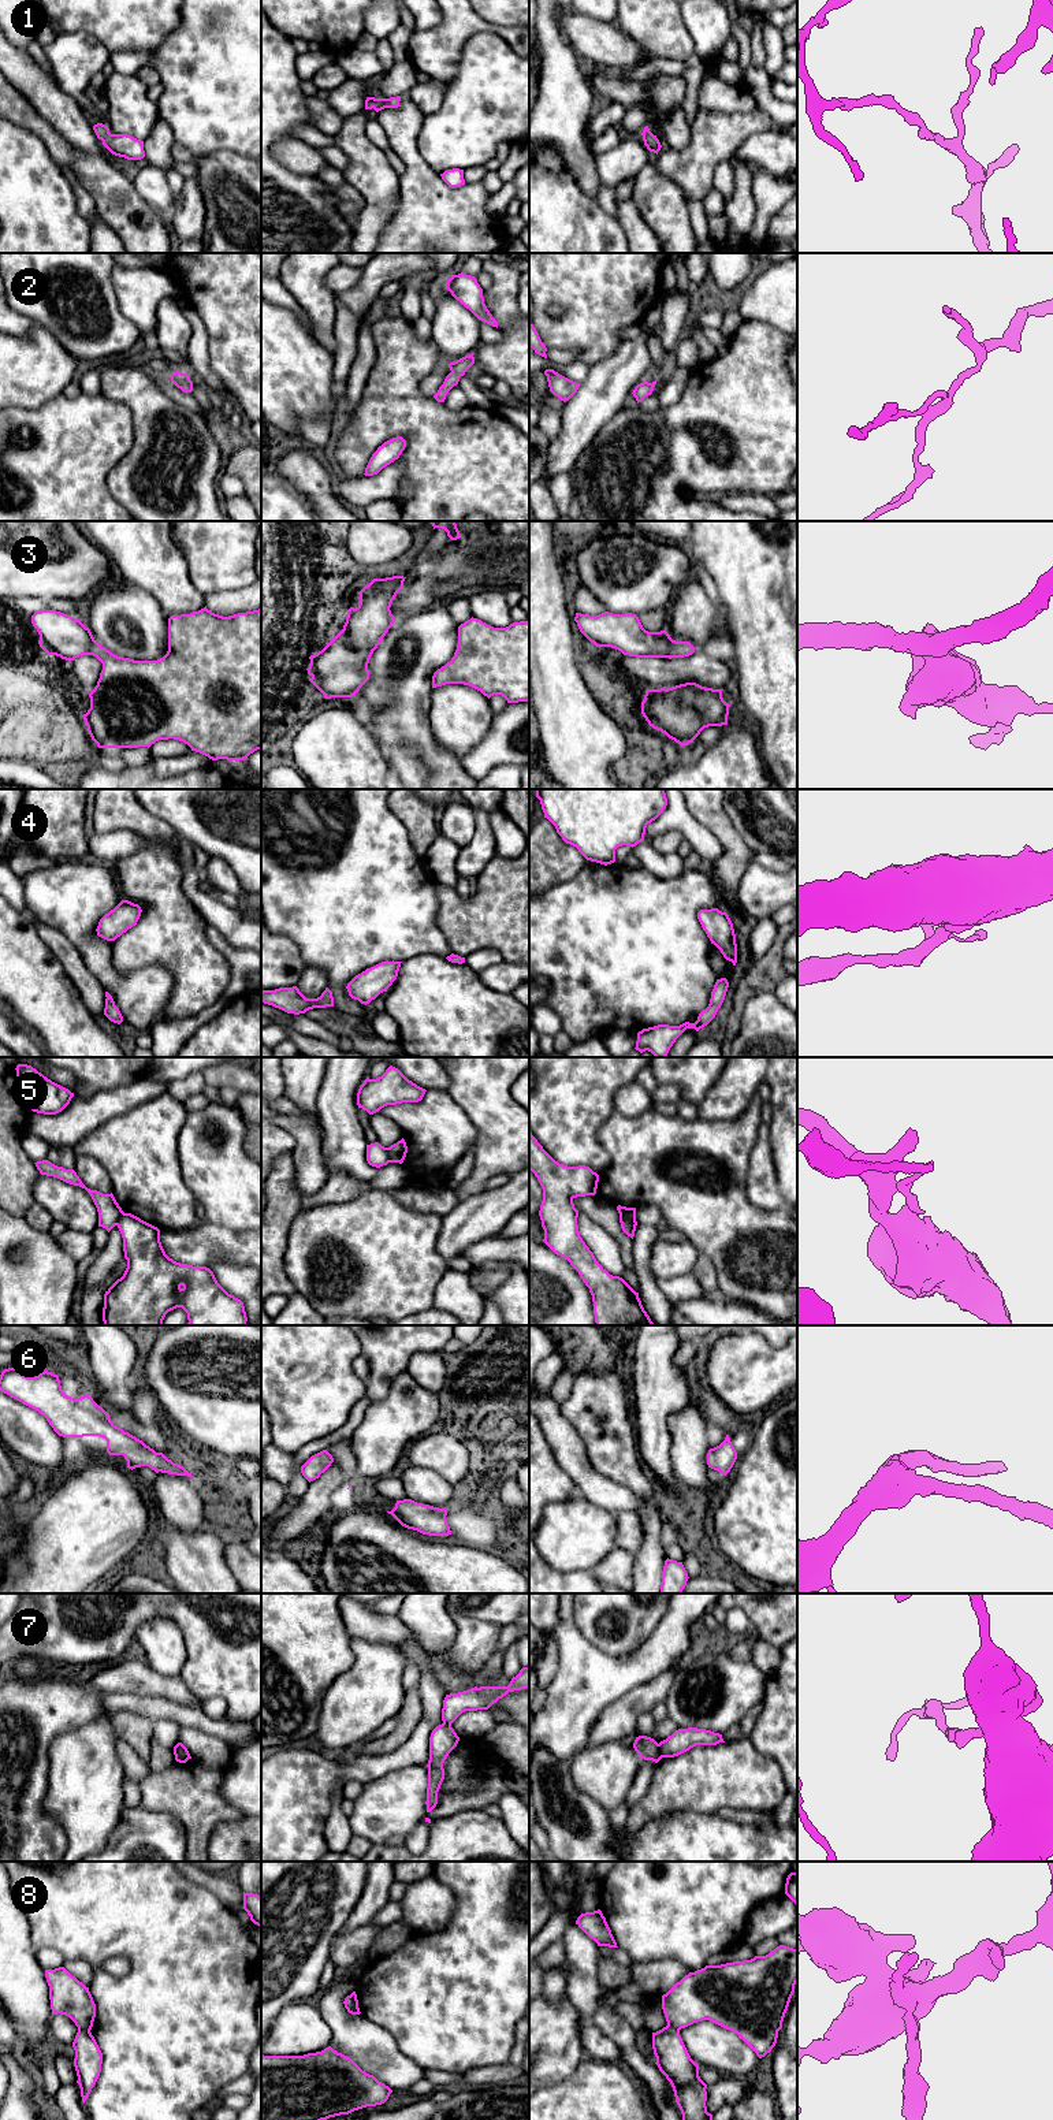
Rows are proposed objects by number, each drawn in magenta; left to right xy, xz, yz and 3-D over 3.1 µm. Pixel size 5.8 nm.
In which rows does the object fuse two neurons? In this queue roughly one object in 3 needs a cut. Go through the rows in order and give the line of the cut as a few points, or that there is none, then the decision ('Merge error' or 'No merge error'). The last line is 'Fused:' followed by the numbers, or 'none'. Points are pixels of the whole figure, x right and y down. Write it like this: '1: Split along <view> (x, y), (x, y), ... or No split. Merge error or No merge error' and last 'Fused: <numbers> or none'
1: No split. No merge error
2: No split. No merge error
3: No split. No merge error
4: No split. No merge error
5: Split along yz (620, 1216), (635, 1226). Merge error
6: No split. No merge error
7: Split along yz (658, 1744), (661, 1758). Merge error
8: Split along xy (78, 2027), (89, 2030). Merge error
Fused: 5, 7, 8

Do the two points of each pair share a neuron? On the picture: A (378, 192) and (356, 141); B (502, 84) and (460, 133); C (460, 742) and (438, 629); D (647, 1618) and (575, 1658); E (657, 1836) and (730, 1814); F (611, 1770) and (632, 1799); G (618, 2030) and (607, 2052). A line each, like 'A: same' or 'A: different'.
A: same
B: same
C: different
D: different
E: different
F: different
G: different

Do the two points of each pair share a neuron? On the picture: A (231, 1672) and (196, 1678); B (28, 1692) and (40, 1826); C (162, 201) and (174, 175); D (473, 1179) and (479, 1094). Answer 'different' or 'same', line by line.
A: same
B: same
C: different
D: same

